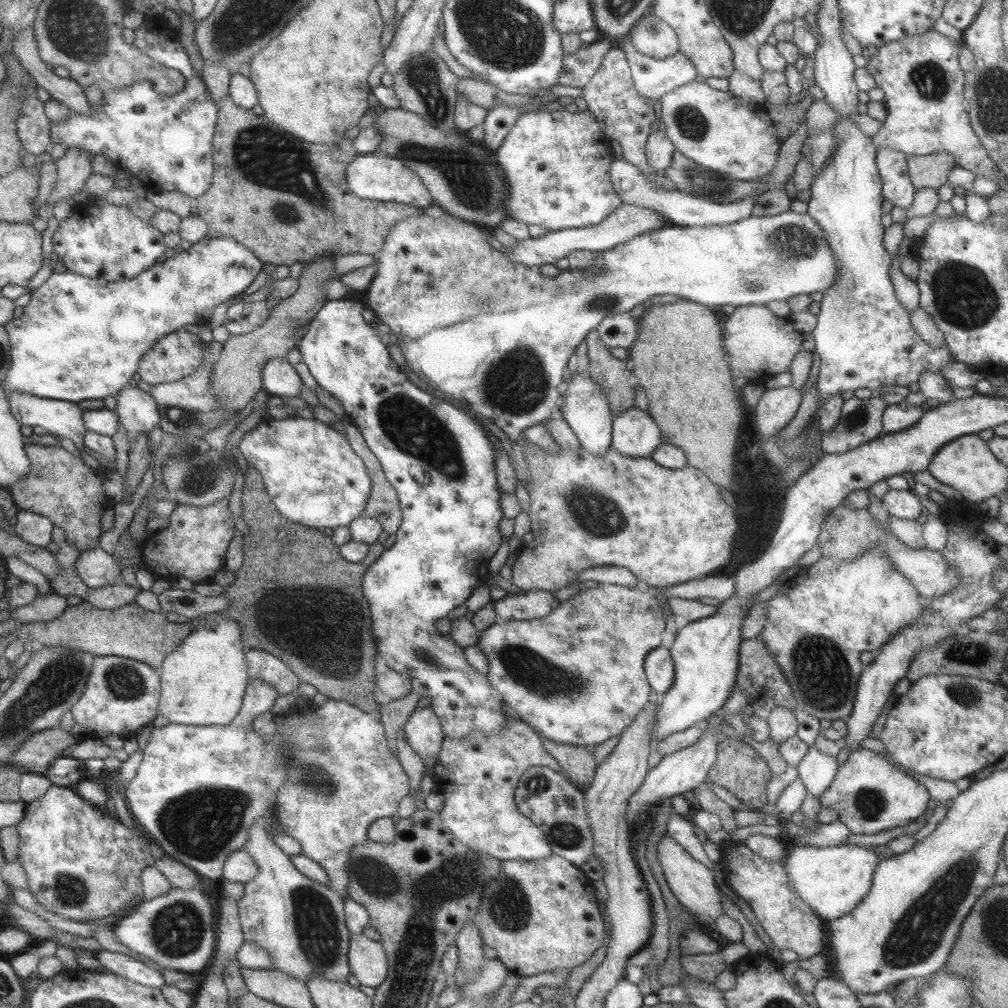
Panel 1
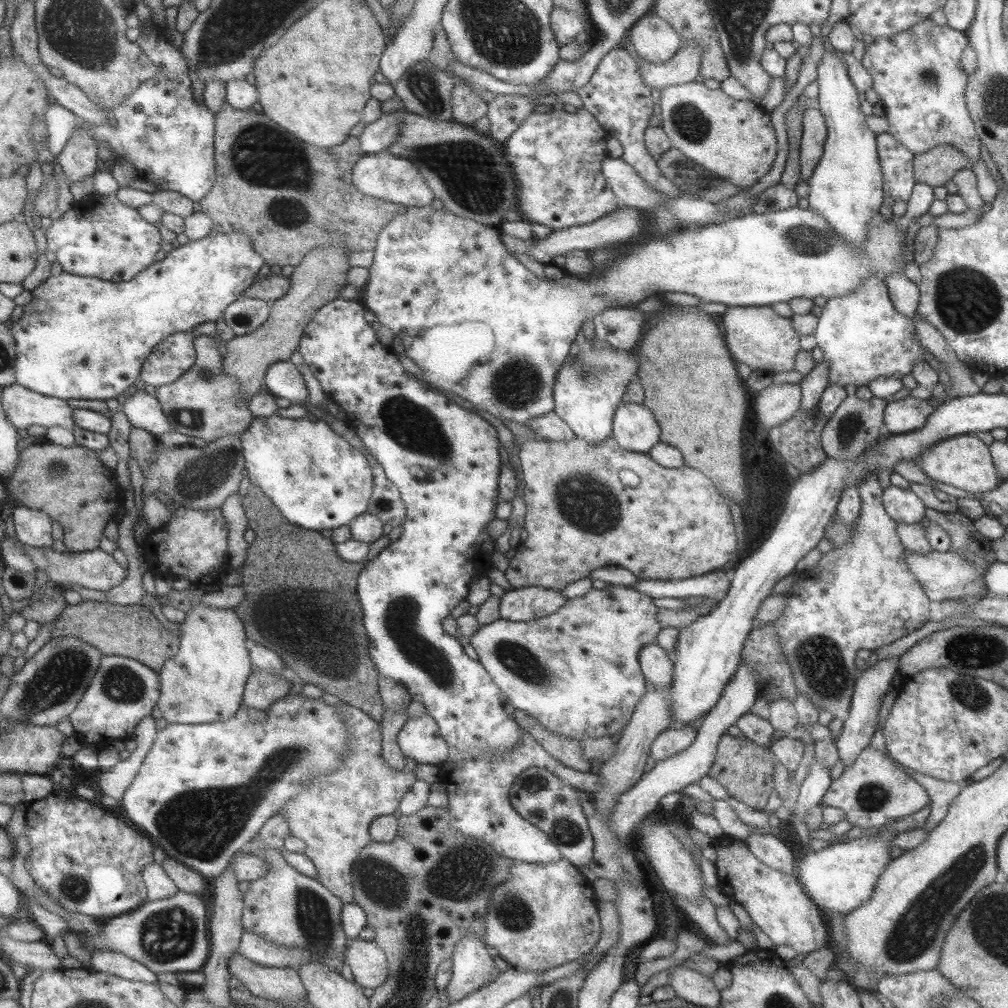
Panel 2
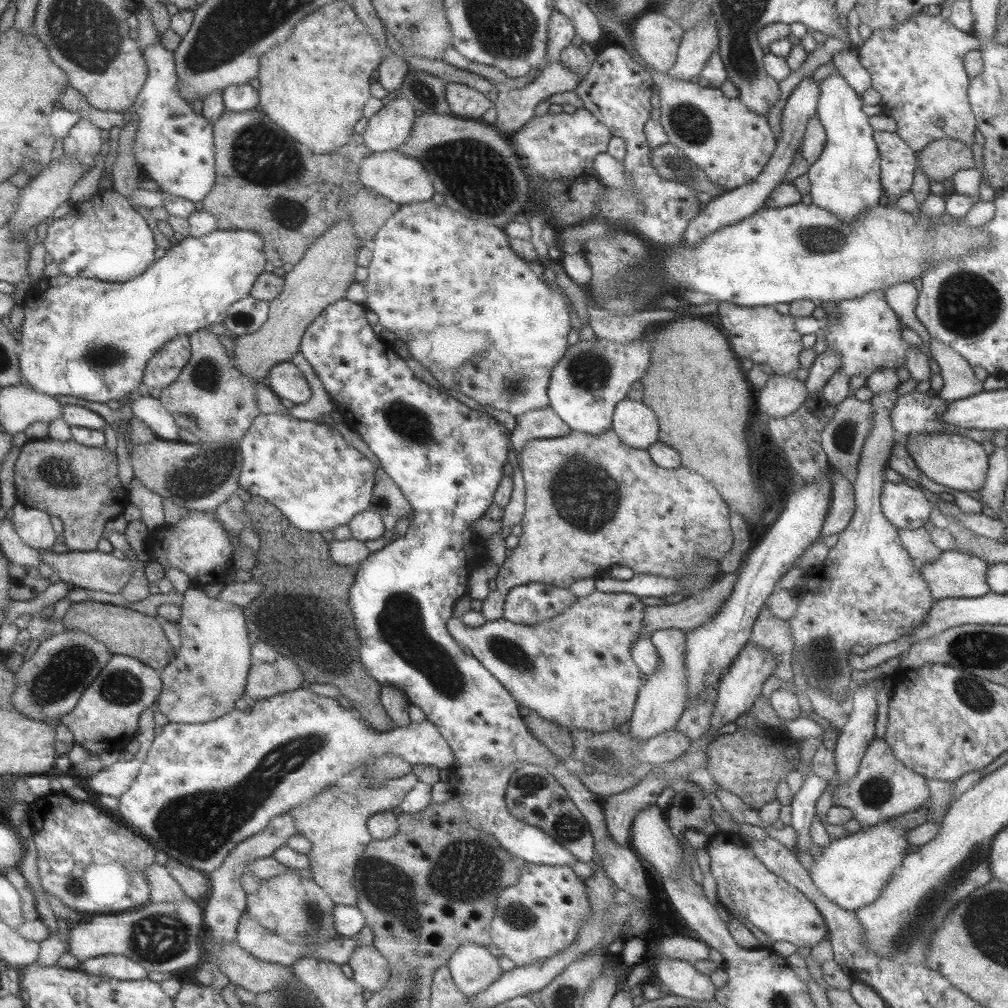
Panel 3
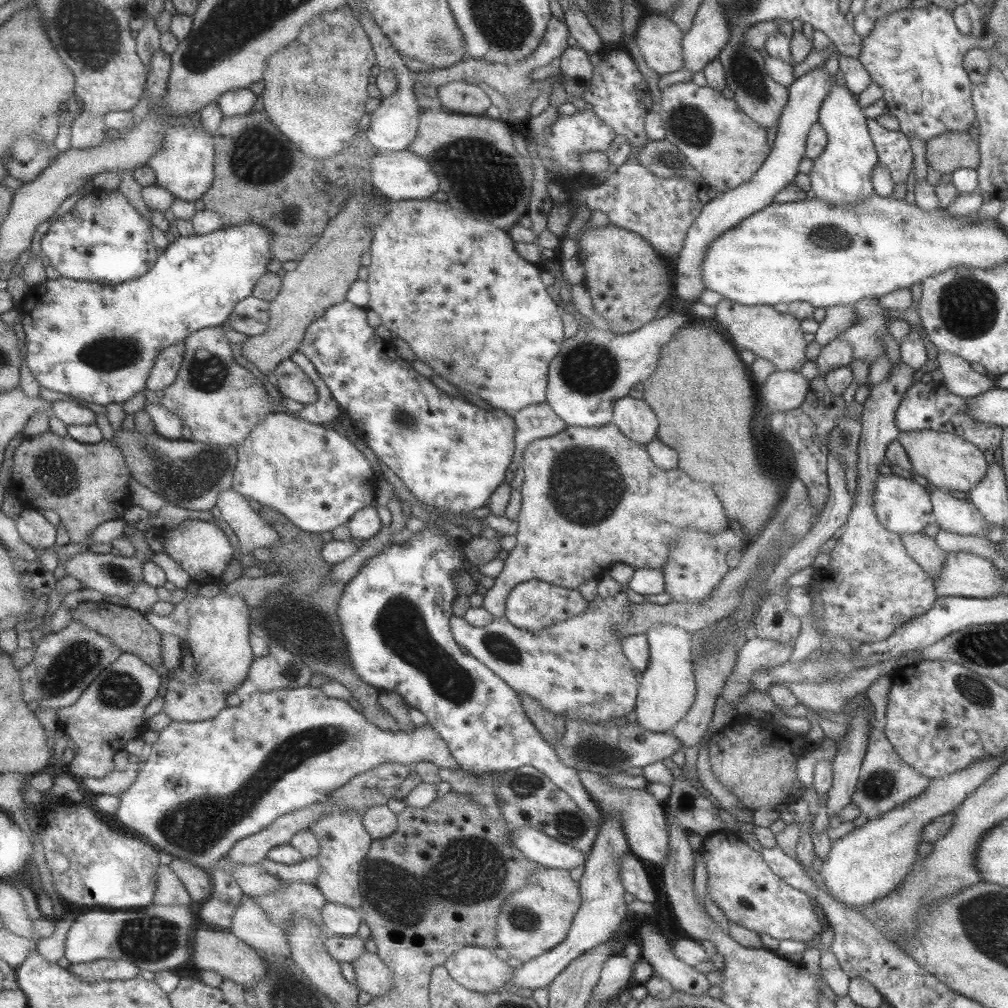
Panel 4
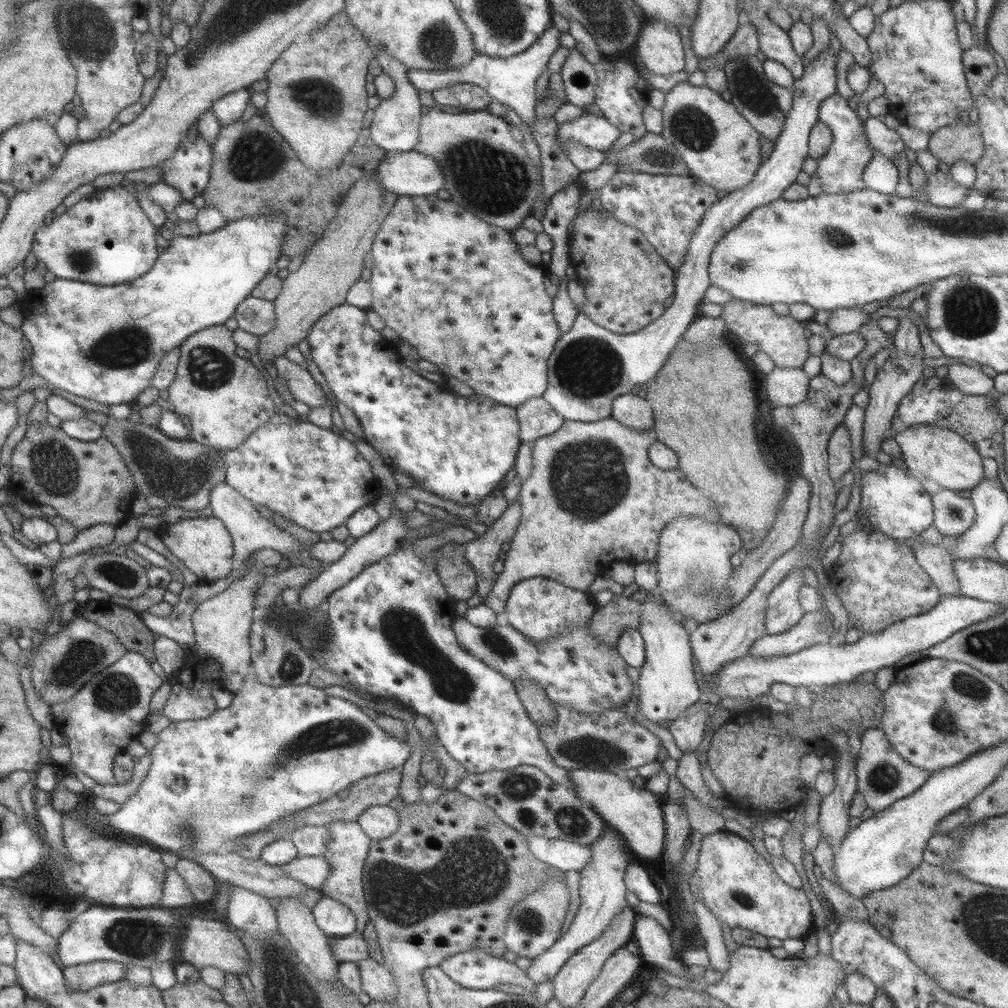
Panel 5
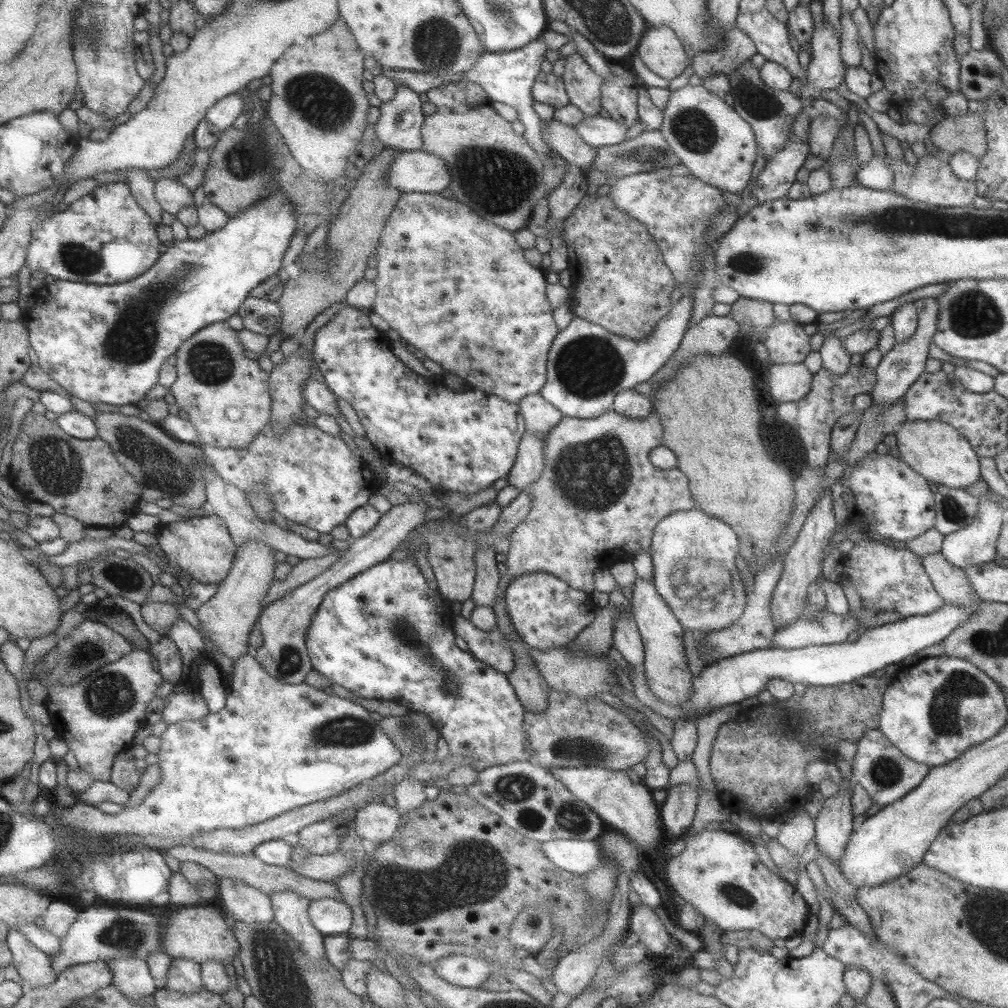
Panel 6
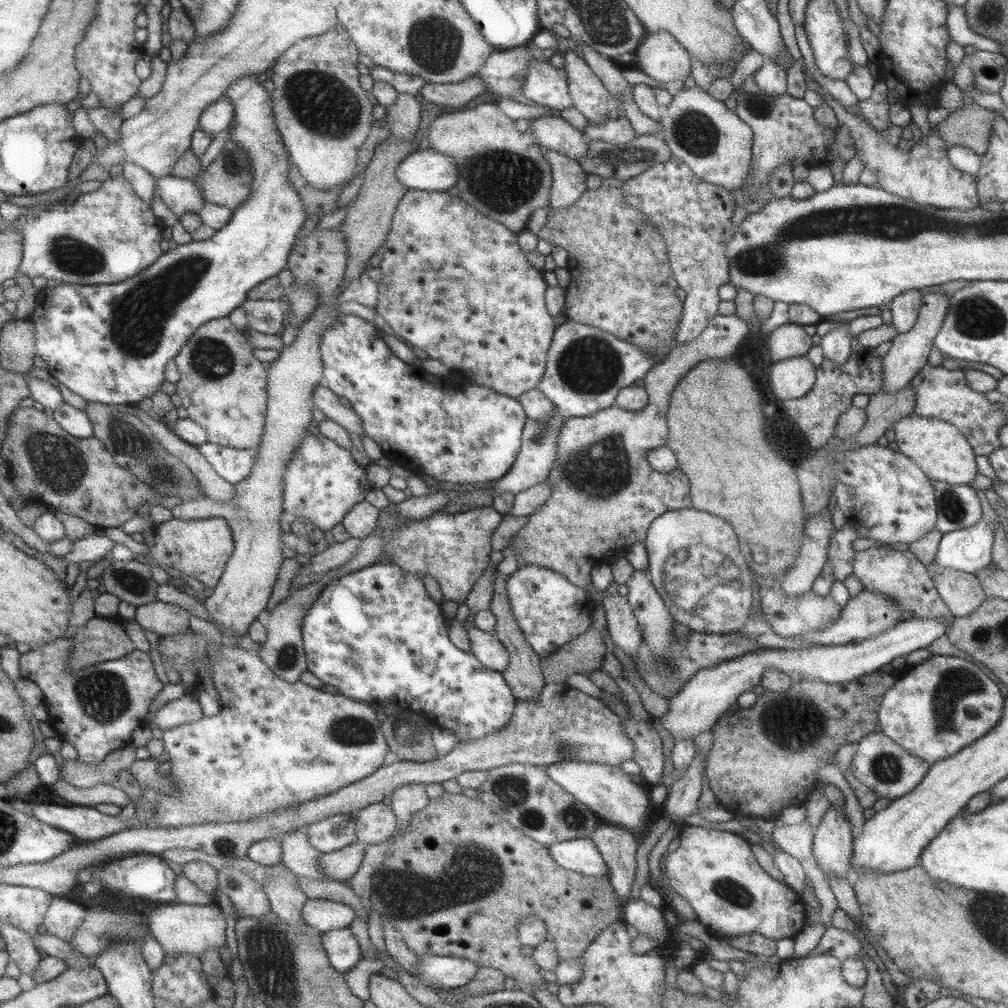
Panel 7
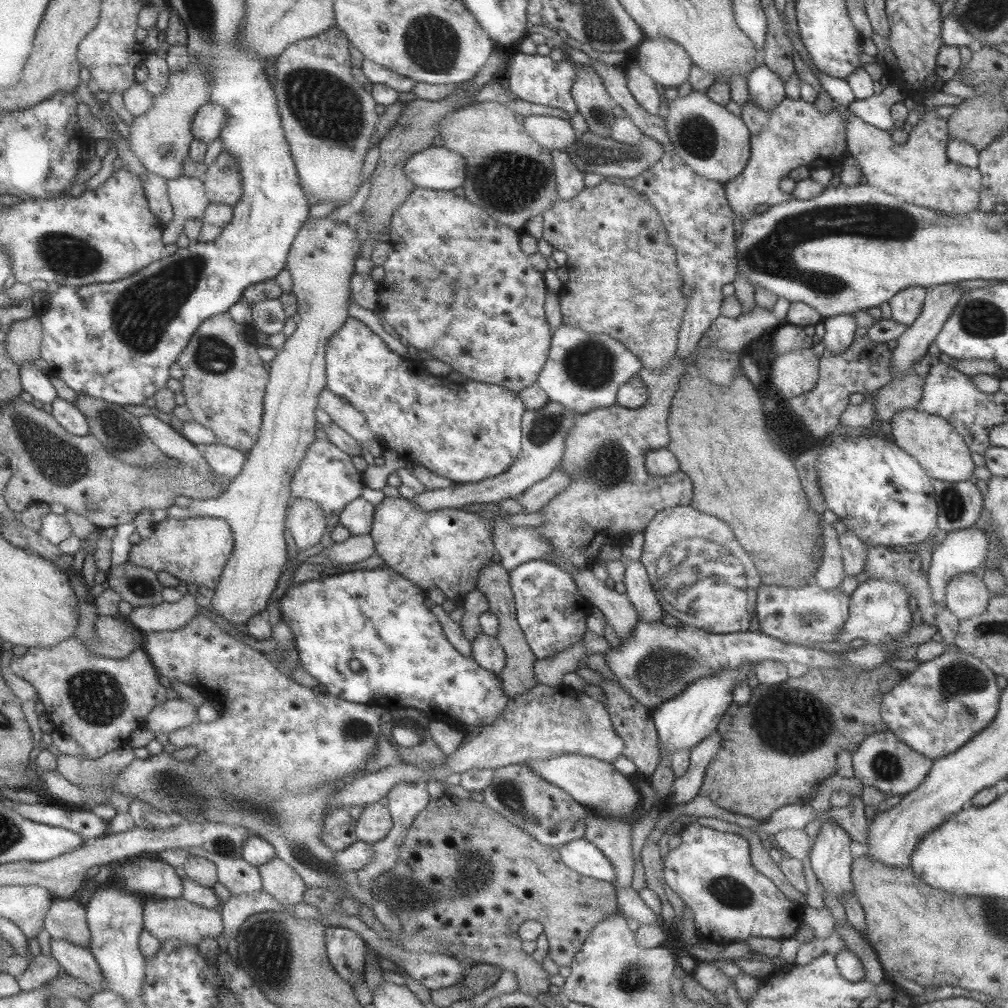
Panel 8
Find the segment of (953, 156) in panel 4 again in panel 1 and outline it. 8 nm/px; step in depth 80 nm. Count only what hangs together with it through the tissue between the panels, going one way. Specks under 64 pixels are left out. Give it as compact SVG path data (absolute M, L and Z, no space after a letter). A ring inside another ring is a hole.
M936 152L923 156L908 155L907 166L915 189L938 189L948 182L949 171L956 166L956 162L948 152Z

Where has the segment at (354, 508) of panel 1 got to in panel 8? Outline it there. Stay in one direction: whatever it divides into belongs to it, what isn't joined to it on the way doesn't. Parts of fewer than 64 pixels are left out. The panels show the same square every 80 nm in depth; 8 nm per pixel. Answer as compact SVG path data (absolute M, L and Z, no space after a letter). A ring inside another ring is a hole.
M316 438L308 446L298 469L292 474L291 501L303 497L316 502L327 520L333 513L340 513L347 502L359 497L362 486L366 486L364 475L353 467L350 456L331 444L331 441ZM198 444L195 448L217 475L231 480L241 470L245 458L245 452L229 448L219 444Z

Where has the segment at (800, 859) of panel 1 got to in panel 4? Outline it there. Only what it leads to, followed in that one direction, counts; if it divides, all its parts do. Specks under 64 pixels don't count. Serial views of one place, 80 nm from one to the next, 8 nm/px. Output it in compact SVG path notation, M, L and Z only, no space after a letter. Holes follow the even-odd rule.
M999 755L989 758L989 760L975 761L965 770L957 770L957 772L943 776L943 778L931 779L927 790L911 797L911 800L905 802L903 806L893 806L888 813L875 818L875 820L867 820L859 828L853 827L851 831L834 840L828 859L822 861L823 864L818 872L825 890L831 893L834 898L852 905L867 905L873 899L881 899L891 893L909 875L909 871L918 859L917 847L921 841L924 826L929 825L935 818L957 809L959 804L963 802L963 798L989 779L1001 764L1001 755Z

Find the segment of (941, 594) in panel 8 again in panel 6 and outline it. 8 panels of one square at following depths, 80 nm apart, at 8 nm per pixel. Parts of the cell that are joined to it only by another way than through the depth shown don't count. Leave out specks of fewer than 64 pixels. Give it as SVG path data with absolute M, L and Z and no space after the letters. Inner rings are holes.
M987 489L983 495L977 497L977 514L967 526L944 535L940 548L941 556L949 564L957 568L963 569L966 566L998 560L995 546L997 538L999 537L1001 525L1003 524L1003 520L1001 519L1001 512L1003 509L988 497L989 493L994 492Z

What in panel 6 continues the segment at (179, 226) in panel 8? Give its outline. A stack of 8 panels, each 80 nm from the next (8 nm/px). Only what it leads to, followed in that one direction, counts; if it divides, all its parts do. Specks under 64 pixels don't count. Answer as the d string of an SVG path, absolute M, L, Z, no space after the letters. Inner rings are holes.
M156 179L154 197L163 211L174 215L184 206L194 206L192 192L177 179Z

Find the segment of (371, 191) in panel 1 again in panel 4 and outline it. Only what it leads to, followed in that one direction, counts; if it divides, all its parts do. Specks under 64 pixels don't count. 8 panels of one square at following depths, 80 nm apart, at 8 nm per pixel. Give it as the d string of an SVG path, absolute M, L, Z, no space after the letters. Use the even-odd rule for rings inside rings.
M378 151L370 162L370 181L380 193L390 201L407 199L429 199L431 194L438 190L439 179L432 171L431 165L425 158L409 152Z

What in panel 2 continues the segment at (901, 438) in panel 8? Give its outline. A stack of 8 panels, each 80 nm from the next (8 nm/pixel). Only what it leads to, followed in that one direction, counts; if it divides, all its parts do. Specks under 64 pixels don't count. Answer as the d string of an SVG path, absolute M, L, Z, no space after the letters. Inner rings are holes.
M960 434L934 442L918 454L916 464L929 478L973 494L999 486L988 446L975 434Z

